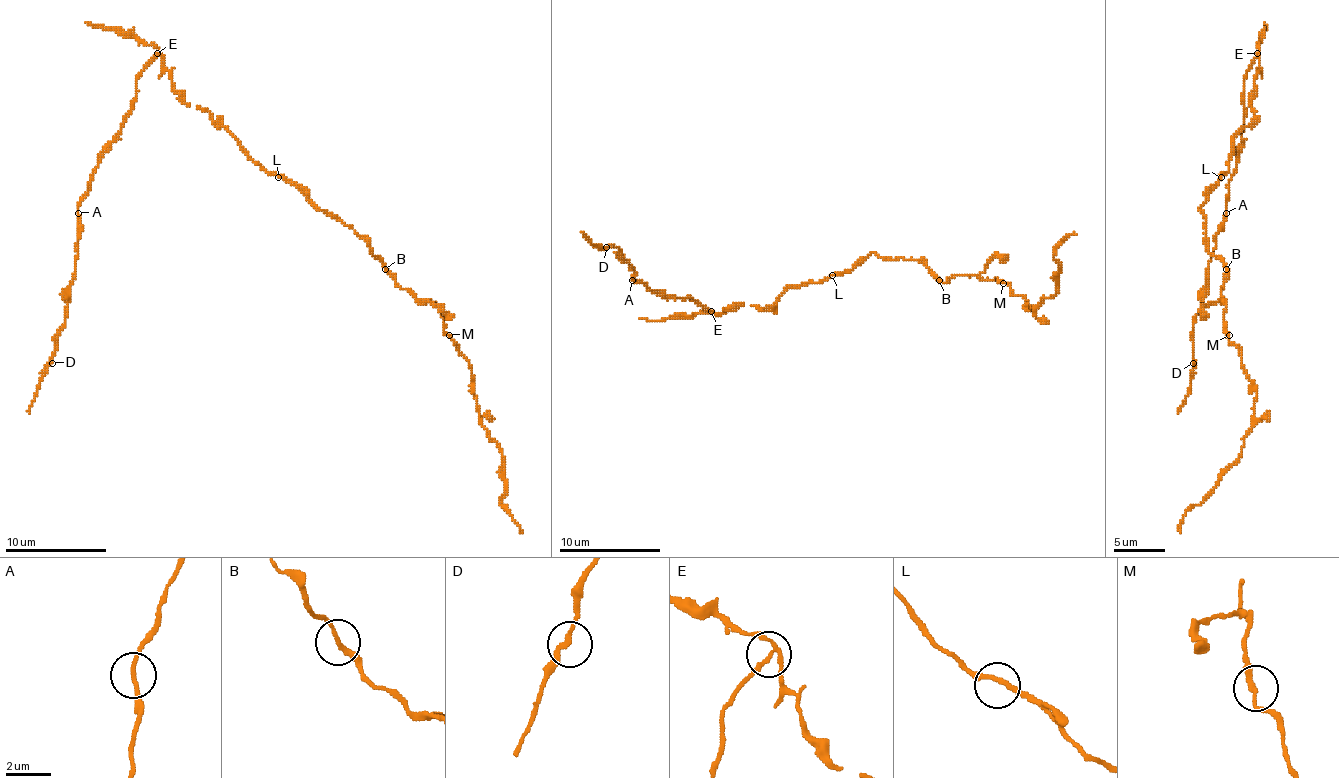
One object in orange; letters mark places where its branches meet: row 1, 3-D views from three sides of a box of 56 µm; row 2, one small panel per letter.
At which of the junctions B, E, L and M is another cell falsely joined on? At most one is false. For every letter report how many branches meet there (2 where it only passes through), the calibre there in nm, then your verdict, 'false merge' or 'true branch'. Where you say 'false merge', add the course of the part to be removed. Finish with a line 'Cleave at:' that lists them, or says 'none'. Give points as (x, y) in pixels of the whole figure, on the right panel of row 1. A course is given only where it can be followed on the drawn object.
B: branches 2; calibre 170 nm; true branch
E: branches 3; calibre 140 nm; false merge; course (1257, 53), (1244, 81), (1239, 157), (1229, 190), (1224, 228), (1218, 233), (1193, 325), (1190, 388), (1178, 413)
L: branches 2; calibre 190 nm; true branch
M: branches 2; calibre 180 nm; true branch
Cleave at: E

